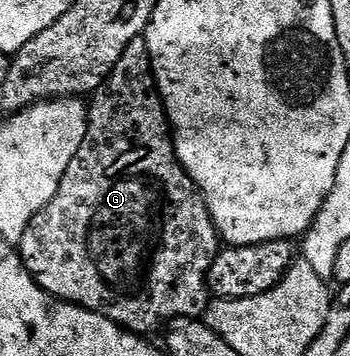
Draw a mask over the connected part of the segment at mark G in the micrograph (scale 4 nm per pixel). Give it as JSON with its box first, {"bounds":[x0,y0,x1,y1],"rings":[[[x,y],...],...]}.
{"bounds":[17,36,221,334],"rings":[[[143,36],[133,38],[133,42],[125,46],[125,54],[117,58],[117,66],[113,66],[109,78],[105,78],[102,86],[93,93],[93,100],[95,105],[92,103],[87,109],[87,133],[73,162],[69,162],[69,170],[65,170],[65,174],[59,179],[57,194],[53,194],[49,206],[41,209],[33,218],[33,222],[29,222],[25,234],[19,239],[17,251],[23,265],[29,270],[31,277],[47,291],[48,296],[55,300],[63,300],[67,304],[76,304],[85,310],[93,310],[109,318],[114,324],[126,328],[128,332],[151,334],[147,332],[155,332],[159,327],[160,331],[173,320],[193,320],[202,317],[209,303],[207,275],[209,268],[213,266],[213,258],[217,258],[221,241],[213,218],[205,206],[205,198],[200,194],[193,178],[189,178],[175,153],[175,137],[171,131],[171,122],[167,118],[167,111],[151,69],[149,46]]]}

